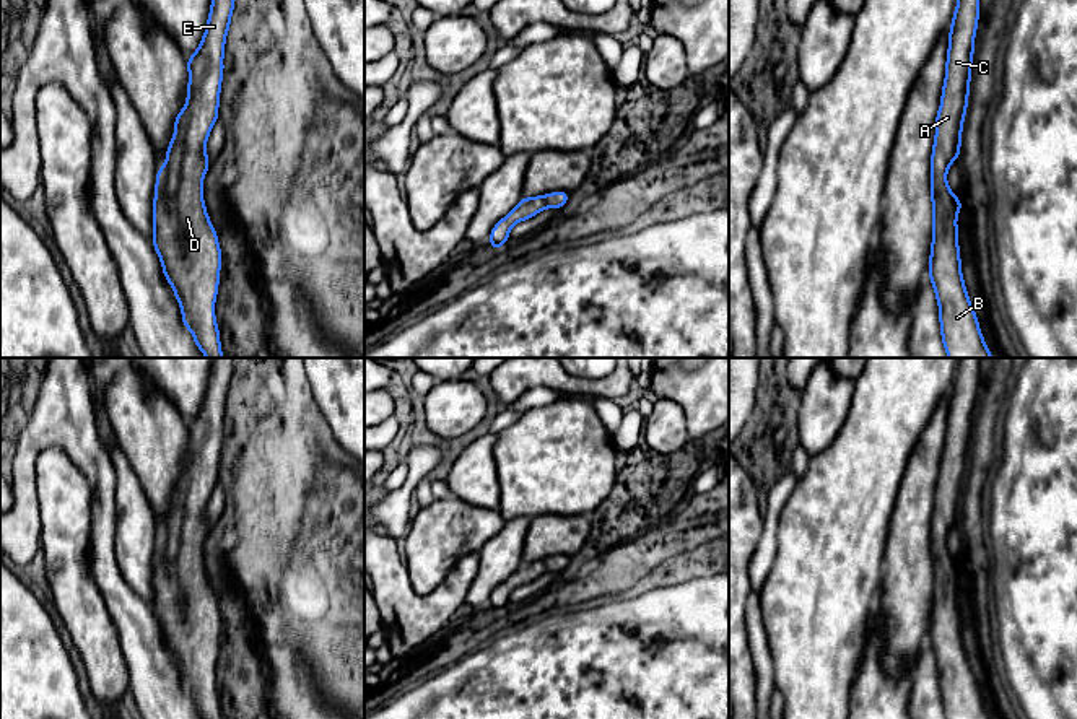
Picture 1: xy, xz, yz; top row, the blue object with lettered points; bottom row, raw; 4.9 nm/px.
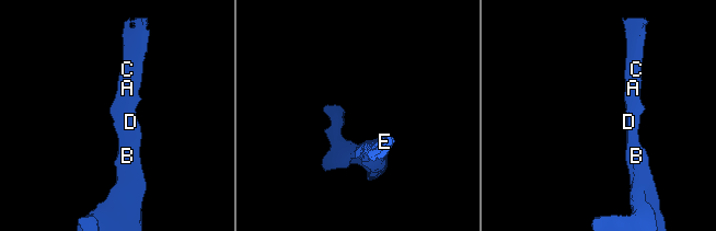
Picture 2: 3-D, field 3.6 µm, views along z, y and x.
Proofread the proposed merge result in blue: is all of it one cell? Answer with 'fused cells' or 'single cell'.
single cell

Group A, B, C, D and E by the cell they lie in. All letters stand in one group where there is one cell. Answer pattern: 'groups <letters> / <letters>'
groups A B C D E

